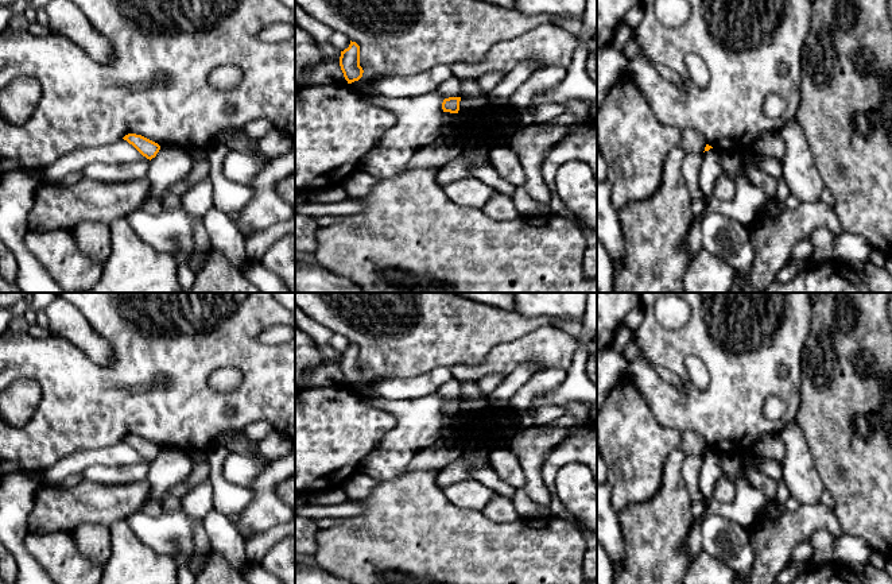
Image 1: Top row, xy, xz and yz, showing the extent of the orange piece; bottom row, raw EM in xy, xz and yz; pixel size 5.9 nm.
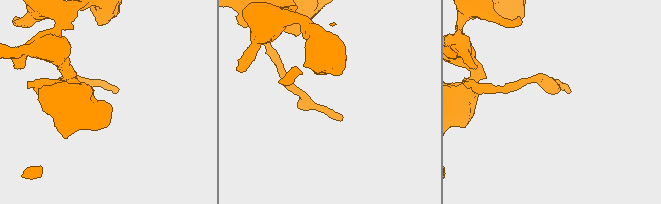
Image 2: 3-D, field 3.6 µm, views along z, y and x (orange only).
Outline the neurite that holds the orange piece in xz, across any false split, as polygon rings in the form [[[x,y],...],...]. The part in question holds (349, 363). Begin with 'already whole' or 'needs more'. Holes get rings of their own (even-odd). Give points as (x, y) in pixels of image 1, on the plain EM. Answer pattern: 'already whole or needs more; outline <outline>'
already whole; outline [[[350,343],[348,351],[341,353],[340,368],[348,386],[358,383],[362,379],[362,370],[360,368],[360,348]]]

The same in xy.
already whole; outline [[[128,436],[123,440],[129,446],[132,446],[143,459],[152,461],[160,452],[160,448],[141,437]]]

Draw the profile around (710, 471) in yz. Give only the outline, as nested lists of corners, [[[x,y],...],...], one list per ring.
[[[715,450],[705,453],[699,469],[698,488],[706,500],[713,498],[713,488],[721,476],[724,476],[722,455]]]

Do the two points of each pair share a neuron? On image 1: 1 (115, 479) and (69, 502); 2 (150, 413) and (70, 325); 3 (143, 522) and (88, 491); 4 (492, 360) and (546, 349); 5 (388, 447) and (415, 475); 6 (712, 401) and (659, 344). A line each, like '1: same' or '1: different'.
1: different
2: different
3: different
4: same
5: different
6: same

